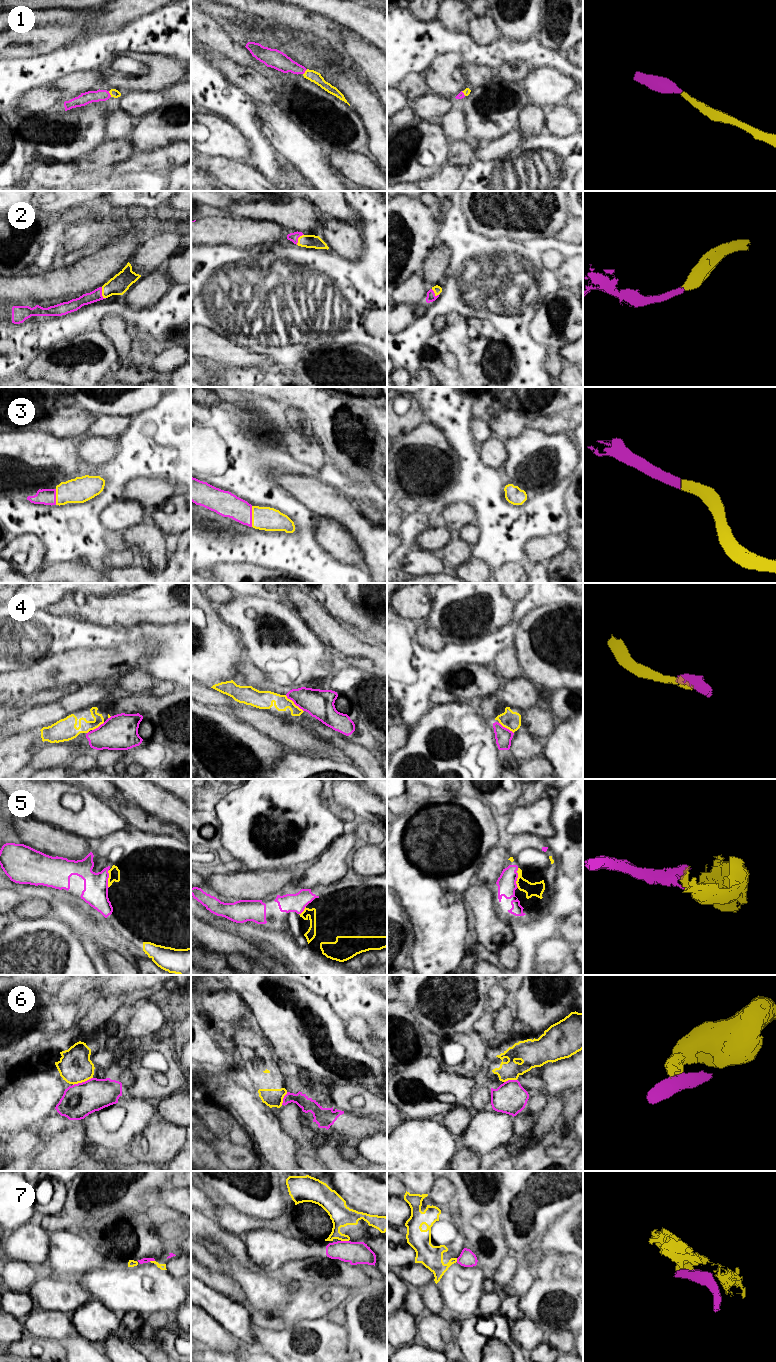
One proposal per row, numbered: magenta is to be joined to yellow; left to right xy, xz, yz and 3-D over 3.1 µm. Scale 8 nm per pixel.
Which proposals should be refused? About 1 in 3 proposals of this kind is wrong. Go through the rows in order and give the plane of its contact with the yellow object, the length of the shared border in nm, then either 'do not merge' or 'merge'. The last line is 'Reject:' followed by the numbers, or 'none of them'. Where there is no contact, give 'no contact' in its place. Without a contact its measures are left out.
1: contact in xy; length 50 nm; merge
2: contact in xy; length 100 nm; merge
3: contact in xz; length 170 nm; merge
4: contact in xz; length 200 nm; do not merge
5: contact in xy; length 140 nm; merge
6: contact in xy; length 170 nm; do not merge
7: contact in xz; length 60 nm; do not merge
Reject: 4, 6, 7

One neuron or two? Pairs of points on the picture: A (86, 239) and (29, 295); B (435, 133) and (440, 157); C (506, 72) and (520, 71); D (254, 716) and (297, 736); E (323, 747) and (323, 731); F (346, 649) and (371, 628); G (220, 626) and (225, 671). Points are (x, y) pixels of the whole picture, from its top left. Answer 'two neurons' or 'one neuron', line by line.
A: two neurons
B: one neuron
C: one neuron
D: one neuron
E: two neurons
F: two neurons
G: one neuron

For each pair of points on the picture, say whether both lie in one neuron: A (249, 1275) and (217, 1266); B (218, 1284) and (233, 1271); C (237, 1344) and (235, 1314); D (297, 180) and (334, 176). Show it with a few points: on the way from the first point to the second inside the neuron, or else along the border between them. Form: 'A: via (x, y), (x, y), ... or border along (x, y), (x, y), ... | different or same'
A: border along (208, 1249), (223, 1265) | different
B: border along (228, 1273), (239, 1284) | different
C: border along (232, 1334), (247, 1343) | different
D: border along (304, 177), (308, 180) | different

